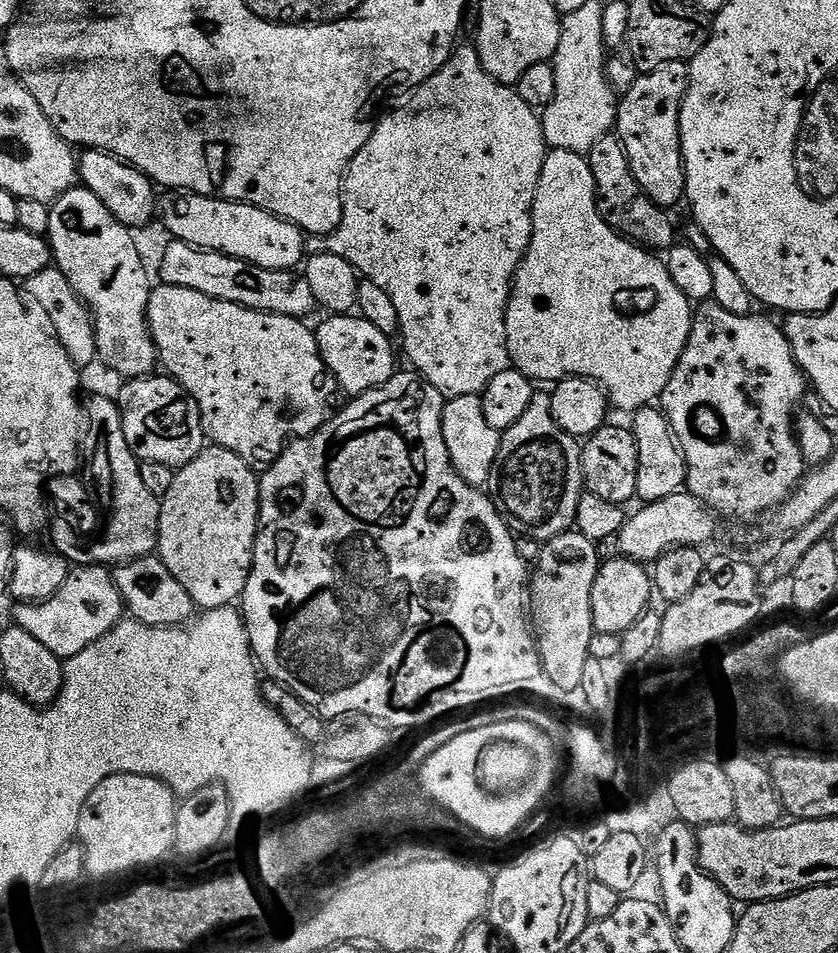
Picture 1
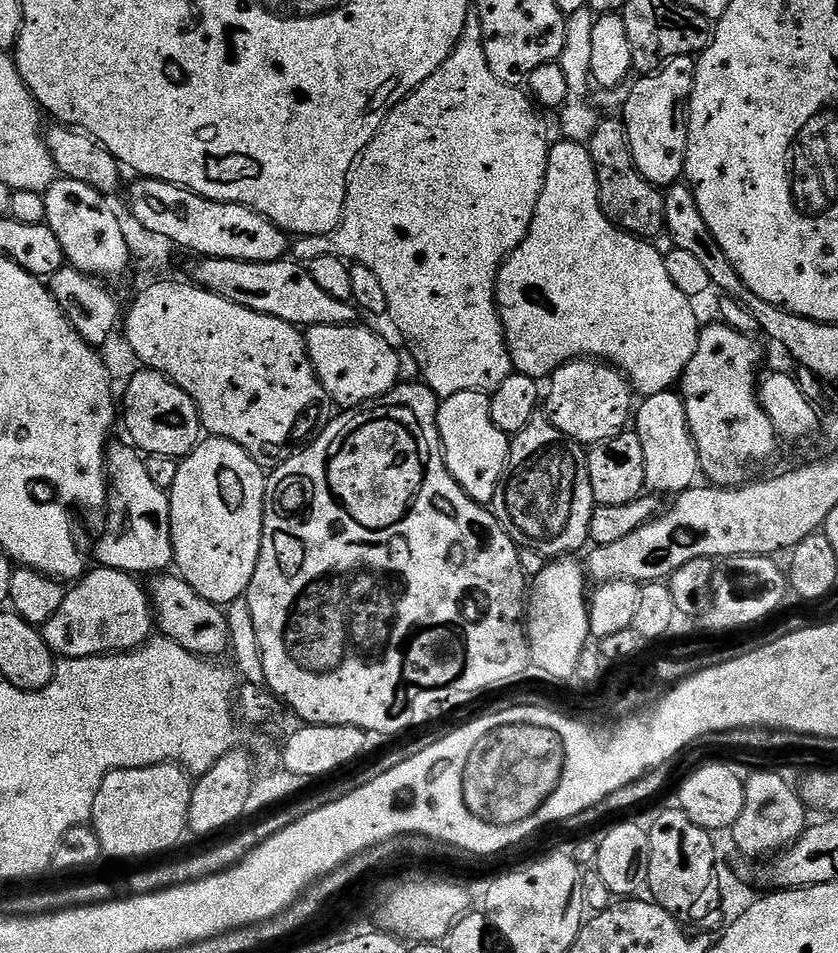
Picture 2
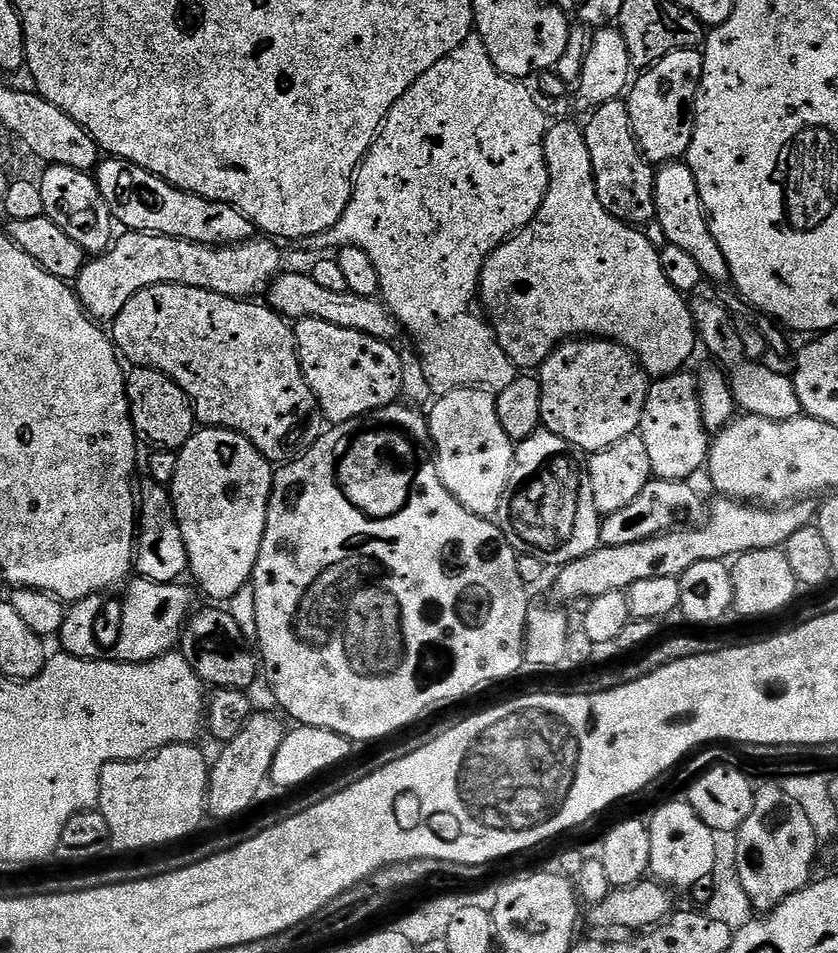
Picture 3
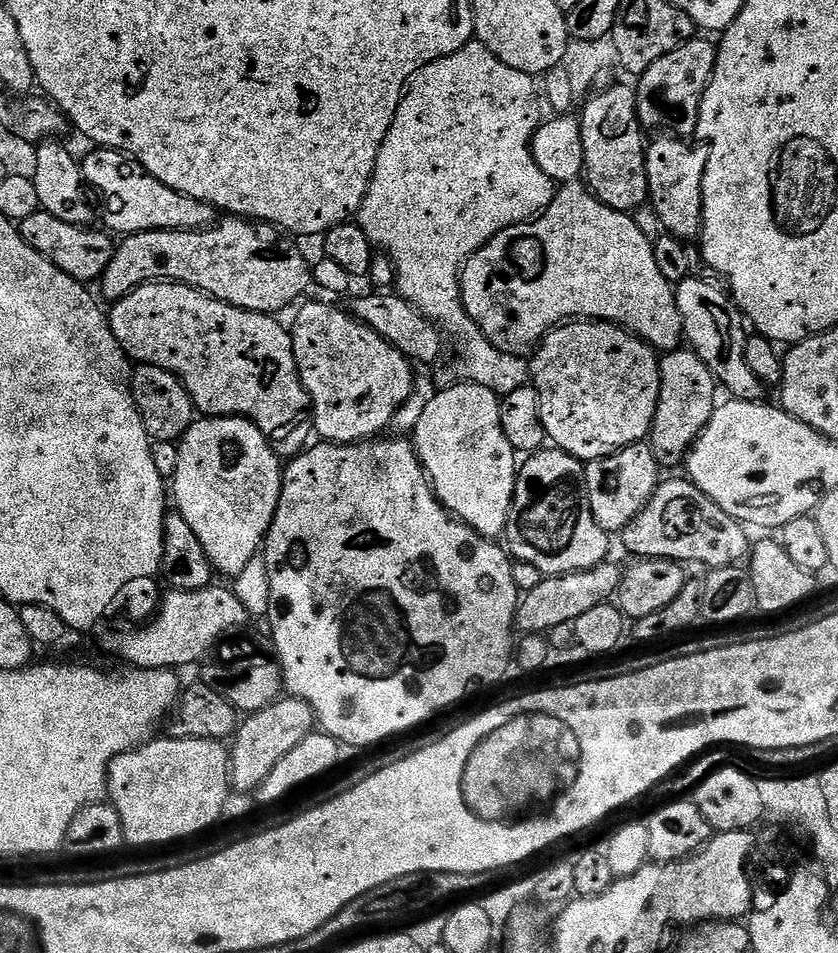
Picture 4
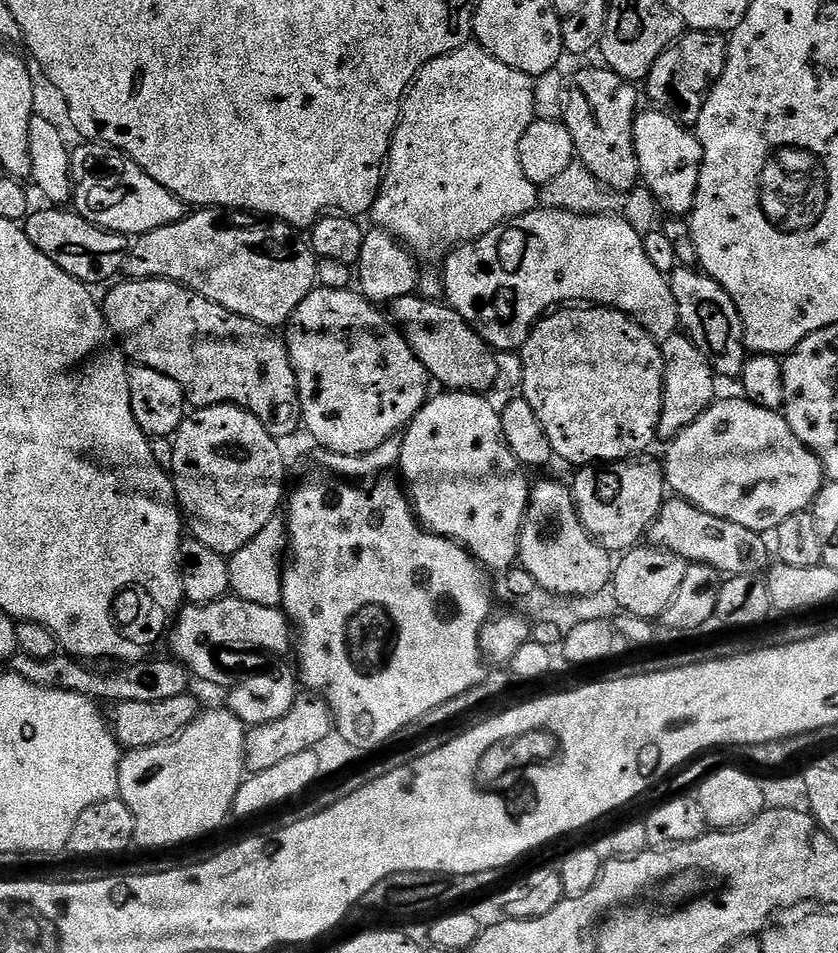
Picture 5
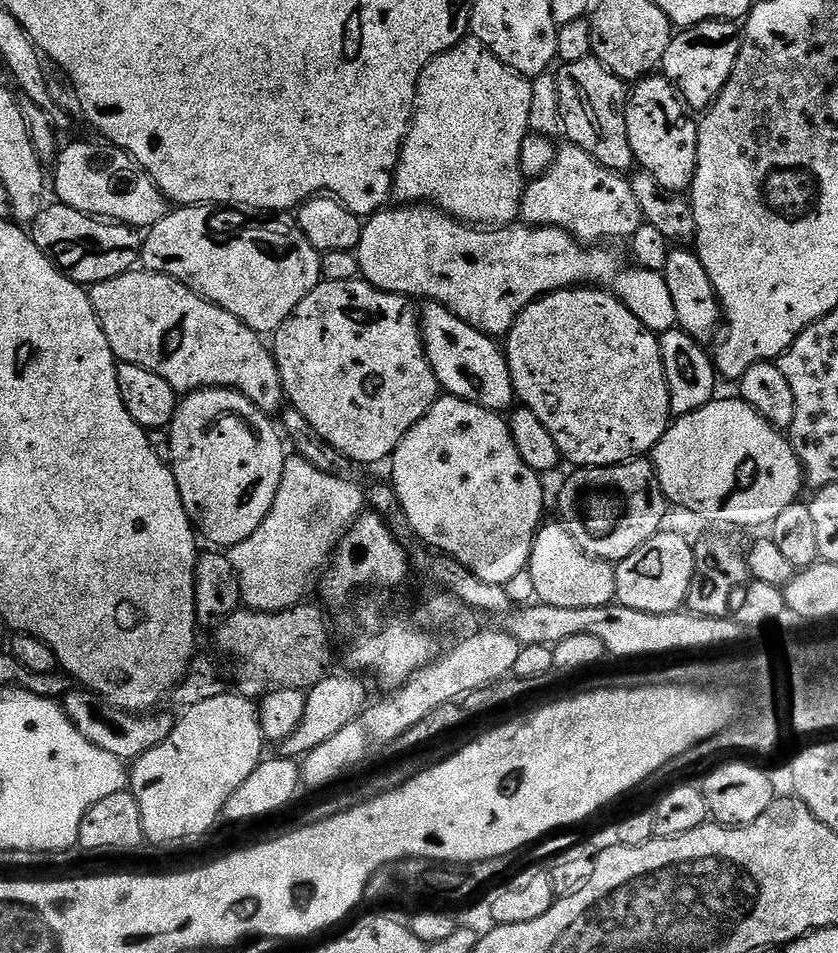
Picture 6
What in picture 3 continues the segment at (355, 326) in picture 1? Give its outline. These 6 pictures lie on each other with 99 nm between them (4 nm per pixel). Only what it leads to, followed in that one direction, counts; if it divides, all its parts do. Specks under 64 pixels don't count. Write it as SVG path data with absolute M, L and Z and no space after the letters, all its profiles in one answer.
M321 320L295 321L294 331L304 377L316 396L319 415L329 425L357 420L401 399L404 364L389 341Z

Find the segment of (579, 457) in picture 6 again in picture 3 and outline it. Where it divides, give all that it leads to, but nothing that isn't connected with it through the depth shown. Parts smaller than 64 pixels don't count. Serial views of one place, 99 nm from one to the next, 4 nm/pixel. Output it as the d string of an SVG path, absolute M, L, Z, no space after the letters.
M573 338L555 348L538 369L538 379L542 390L541 425L547 431L566 438L581 453L601 452L622 438L635 436L640 431L642 406L646 406L646 394L650 377L640 365L635 352L615 344L613 340L599 338Z

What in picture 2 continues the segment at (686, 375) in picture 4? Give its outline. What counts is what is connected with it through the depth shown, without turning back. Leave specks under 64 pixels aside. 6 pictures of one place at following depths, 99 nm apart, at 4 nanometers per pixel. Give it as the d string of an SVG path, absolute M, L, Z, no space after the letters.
M669 390L643 397L634 412L634 430L638 434L638 442L642 442L646 469L644 487L649 493L675 498L693 487L699 481L696 479L701 479L698 446L692 437L684 398L679 391Z

